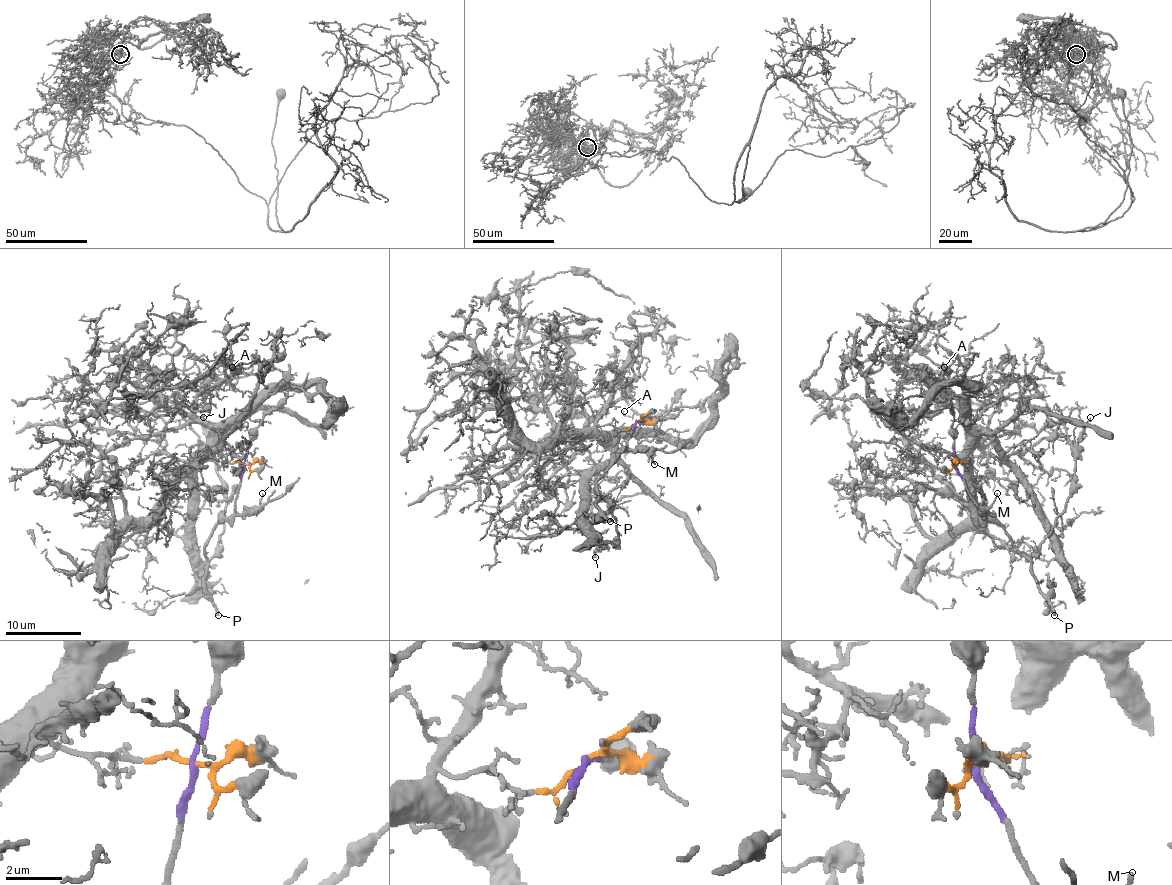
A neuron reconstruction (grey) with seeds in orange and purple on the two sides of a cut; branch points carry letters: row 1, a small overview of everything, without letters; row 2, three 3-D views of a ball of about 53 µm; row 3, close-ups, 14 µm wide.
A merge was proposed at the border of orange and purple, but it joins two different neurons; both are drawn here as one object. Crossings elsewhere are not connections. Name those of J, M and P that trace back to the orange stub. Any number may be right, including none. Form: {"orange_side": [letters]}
{"orange_side": []}

